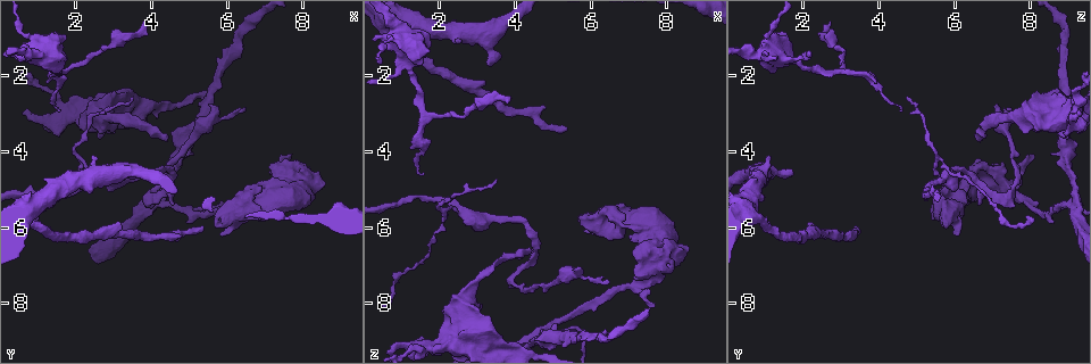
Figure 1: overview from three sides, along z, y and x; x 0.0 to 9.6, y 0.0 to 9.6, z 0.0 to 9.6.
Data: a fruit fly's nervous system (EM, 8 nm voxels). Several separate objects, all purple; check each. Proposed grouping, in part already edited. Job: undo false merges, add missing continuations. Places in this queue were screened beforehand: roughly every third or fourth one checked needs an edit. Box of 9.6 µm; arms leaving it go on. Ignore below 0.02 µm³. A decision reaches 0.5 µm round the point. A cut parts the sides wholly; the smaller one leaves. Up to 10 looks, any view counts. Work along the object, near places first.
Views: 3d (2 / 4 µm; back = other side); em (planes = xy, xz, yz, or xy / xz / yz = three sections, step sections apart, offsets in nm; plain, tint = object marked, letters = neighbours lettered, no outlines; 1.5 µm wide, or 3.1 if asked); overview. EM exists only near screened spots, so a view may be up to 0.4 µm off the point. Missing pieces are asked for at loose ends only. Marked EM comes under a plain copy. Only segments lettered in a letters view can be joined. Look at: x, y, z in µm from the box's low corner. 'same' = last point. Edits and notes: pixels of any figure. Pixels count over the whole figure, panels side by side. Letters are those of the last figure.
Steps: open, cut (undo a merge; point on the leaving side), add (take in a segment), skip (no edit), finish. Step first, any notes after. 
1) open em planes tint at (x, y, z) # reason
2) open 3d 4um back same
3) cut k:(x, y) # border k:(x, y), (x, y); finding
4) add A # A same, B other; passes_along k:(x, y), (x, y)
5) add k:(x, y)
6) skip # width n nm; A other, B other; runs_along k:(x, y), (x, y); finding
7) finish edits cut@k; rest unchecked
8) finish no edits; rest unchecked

open em planes letters at (3.75, 0.60, 2.65) # end of a long branch

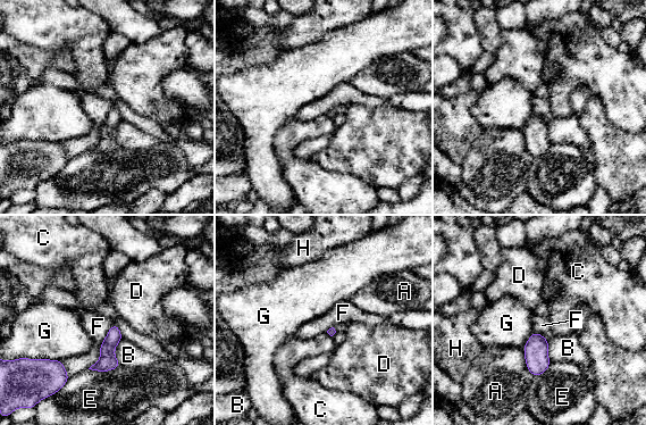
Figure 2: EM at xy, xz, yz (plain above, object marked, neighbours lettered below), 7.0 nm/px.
skip # A other, B other, C other, D other, E other, F other, G other, H other; border 2:(115, 323), (100, 358), (87, 368); none of them fits

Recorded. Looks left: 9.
open em planes tint at (4.40, 3.65, 6.65) # thin end

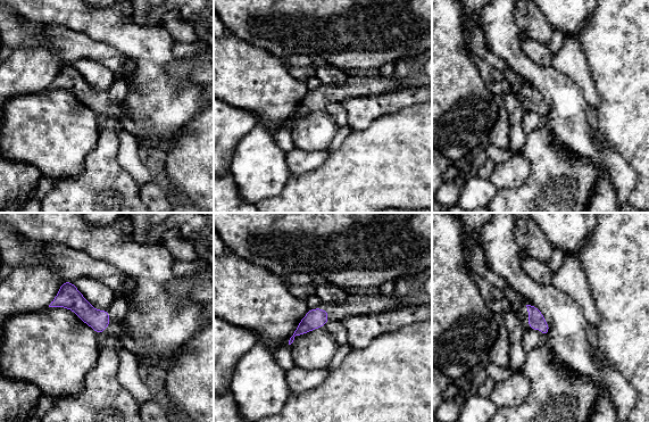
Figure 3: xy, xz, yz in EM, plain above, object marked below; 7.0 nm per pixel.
open em planes letters same # what lies round it

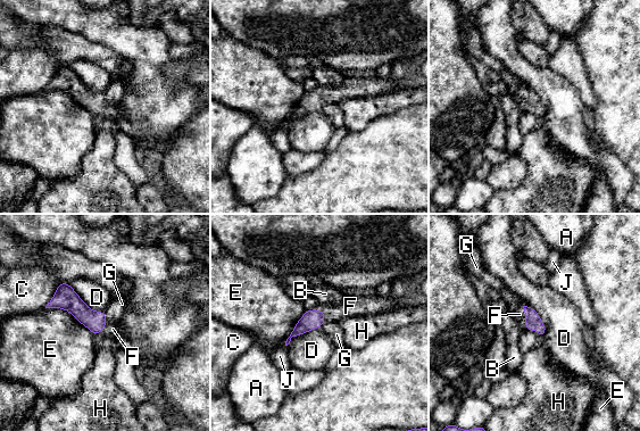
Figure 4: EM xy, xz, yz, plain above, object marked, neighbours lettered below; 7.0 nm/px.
add F # A other, B other, C other, D other, E other, F same, G other, H other, J other; passes_along 4:(532, 320), (525, 317), (520, 314); it goes on there

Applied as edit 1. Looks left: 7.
open 3d 2um back at (6.45, 2.85, 7.45) # thin end

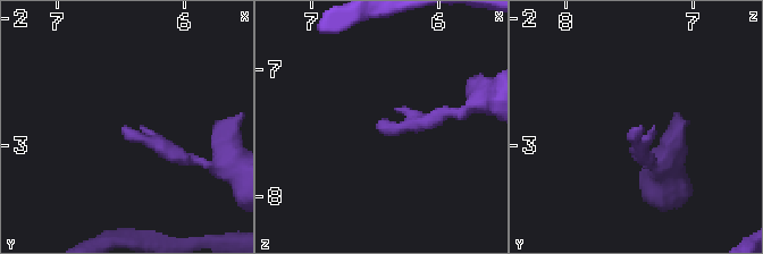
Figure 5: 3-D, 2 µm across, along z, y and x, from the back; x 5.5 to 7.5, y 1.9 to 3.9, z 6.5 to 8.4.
open em planes letters at (6.46, 2.84, 7.40) # need the tissue

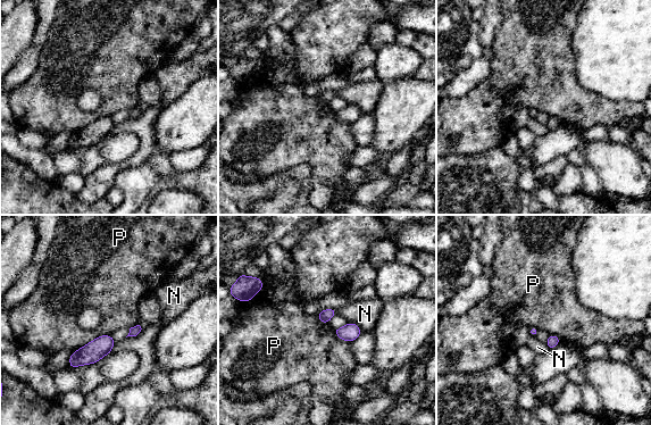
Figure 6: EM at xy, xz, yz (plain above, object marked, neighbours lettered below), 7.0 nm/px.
skip # N other, P other; border 6:(110, 334), (101, 334), (73, 352); none of them fits

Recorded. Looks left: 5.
open overview

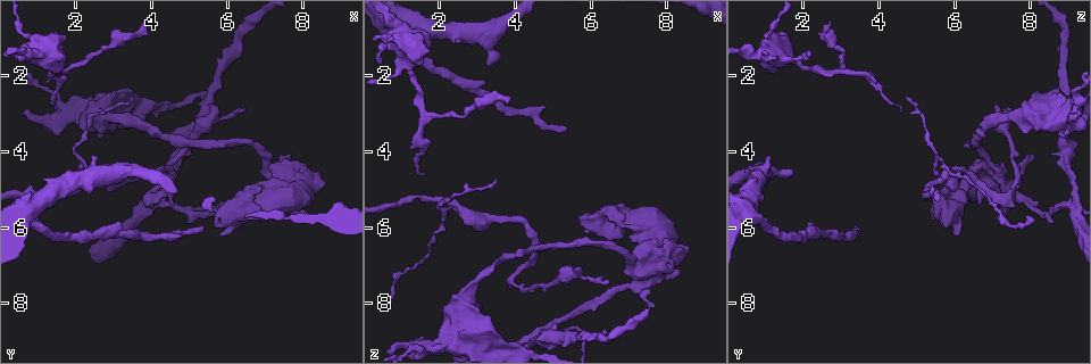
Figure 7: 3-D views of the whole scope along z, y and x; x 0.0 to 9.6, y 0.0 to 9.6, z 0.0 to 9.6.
open 3d 4um at (7.65, 4.05, 8.15) # an open end

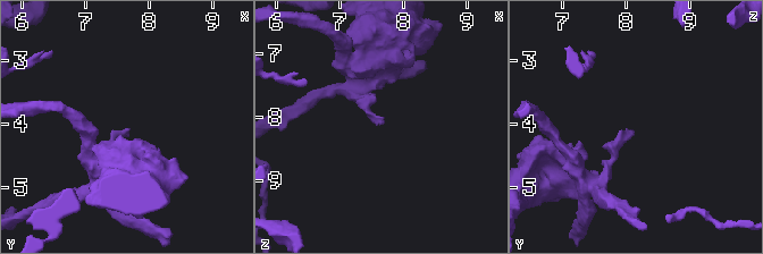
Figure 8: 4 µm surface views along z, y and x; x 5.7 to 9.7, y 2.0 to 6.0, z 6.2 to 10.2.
open em planes letters at (7.60, 4.10, 8.10)

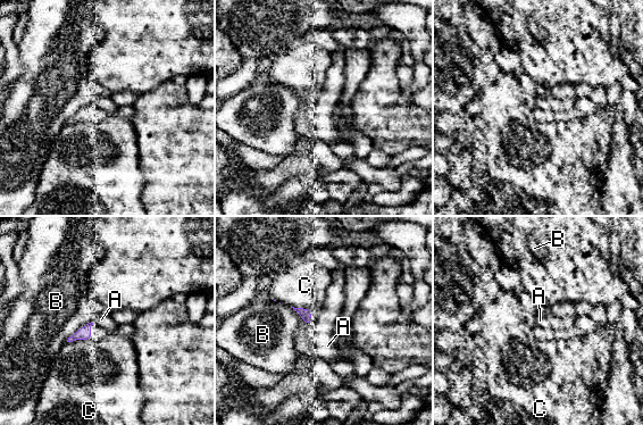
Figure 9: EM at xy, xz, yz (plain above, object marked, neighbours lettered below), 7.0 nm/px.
skip # longest_contact C 180 nm; A other, B other, C other; border 9:(291, 307), (303, 322); none of them fits

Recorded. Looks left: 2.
finish edits add@4; rest unchecked

